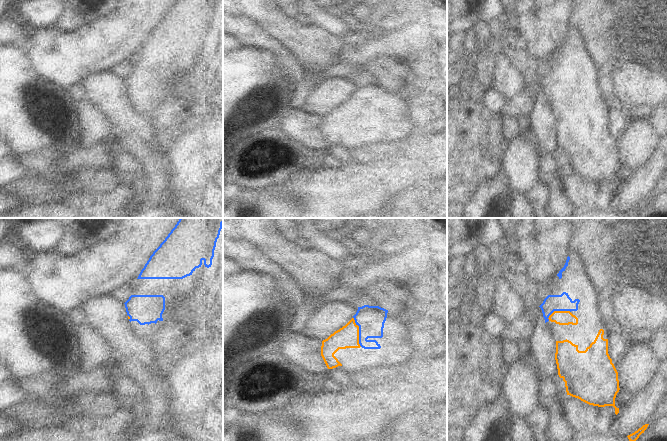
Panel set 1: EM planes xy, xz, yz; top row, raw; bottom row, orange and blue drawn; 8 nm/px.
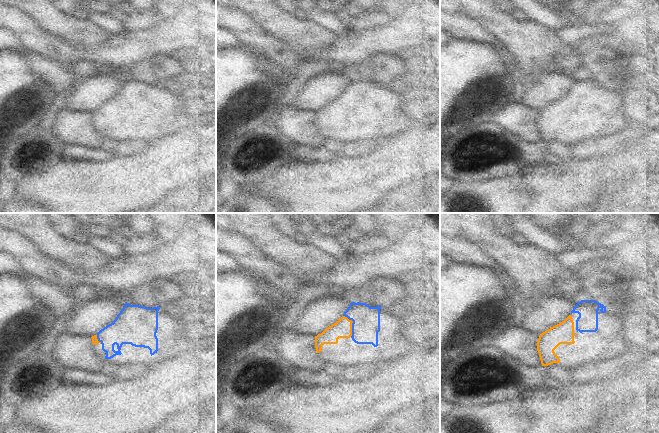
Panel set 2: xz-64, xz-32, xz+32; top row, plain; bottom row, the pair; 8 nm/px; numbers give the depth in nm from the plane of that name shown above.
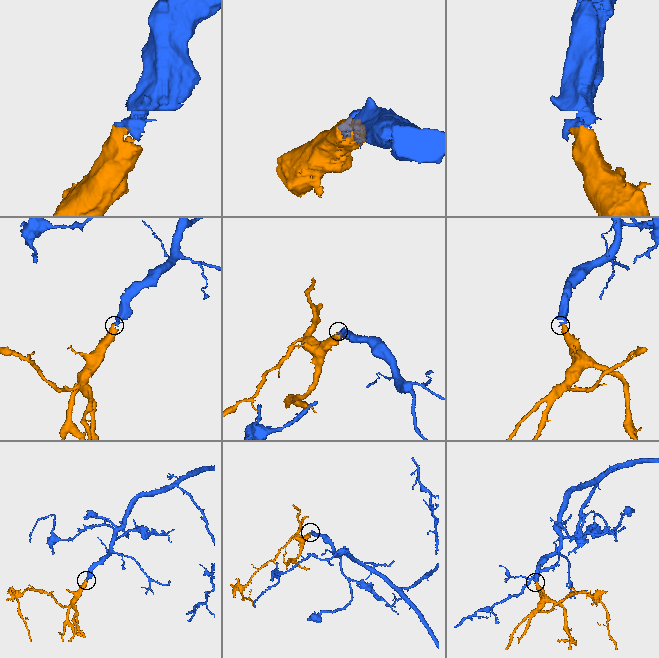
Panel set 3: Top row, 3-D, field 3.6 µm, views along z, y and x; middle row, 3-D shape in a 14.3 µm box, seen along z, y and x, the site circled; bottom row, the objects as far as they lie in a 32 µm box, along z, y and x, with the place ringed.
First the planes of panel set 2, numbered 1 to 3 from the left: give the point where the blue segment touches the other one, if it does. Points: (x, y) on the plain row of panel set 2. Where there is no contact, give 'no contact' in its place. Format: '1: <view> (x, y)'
1: xz-64 (97, 115)
2: xz-32 (351, 100)
3: no contact

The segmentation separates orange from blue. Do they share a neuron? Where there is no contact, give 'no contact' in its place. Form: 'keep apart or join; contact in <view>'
join; contact in xz

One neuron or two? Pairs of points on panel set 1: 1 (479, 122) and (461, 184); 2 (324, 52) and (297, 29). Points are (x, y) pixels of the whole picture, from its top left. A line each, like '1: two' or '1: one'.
1: one
2: one

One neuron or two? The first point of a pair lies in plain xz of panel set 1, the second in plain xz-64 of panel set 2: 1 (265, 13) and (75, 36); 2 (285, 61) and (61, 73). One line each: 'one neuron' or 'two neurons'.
1: one neuron
2: two neurons

